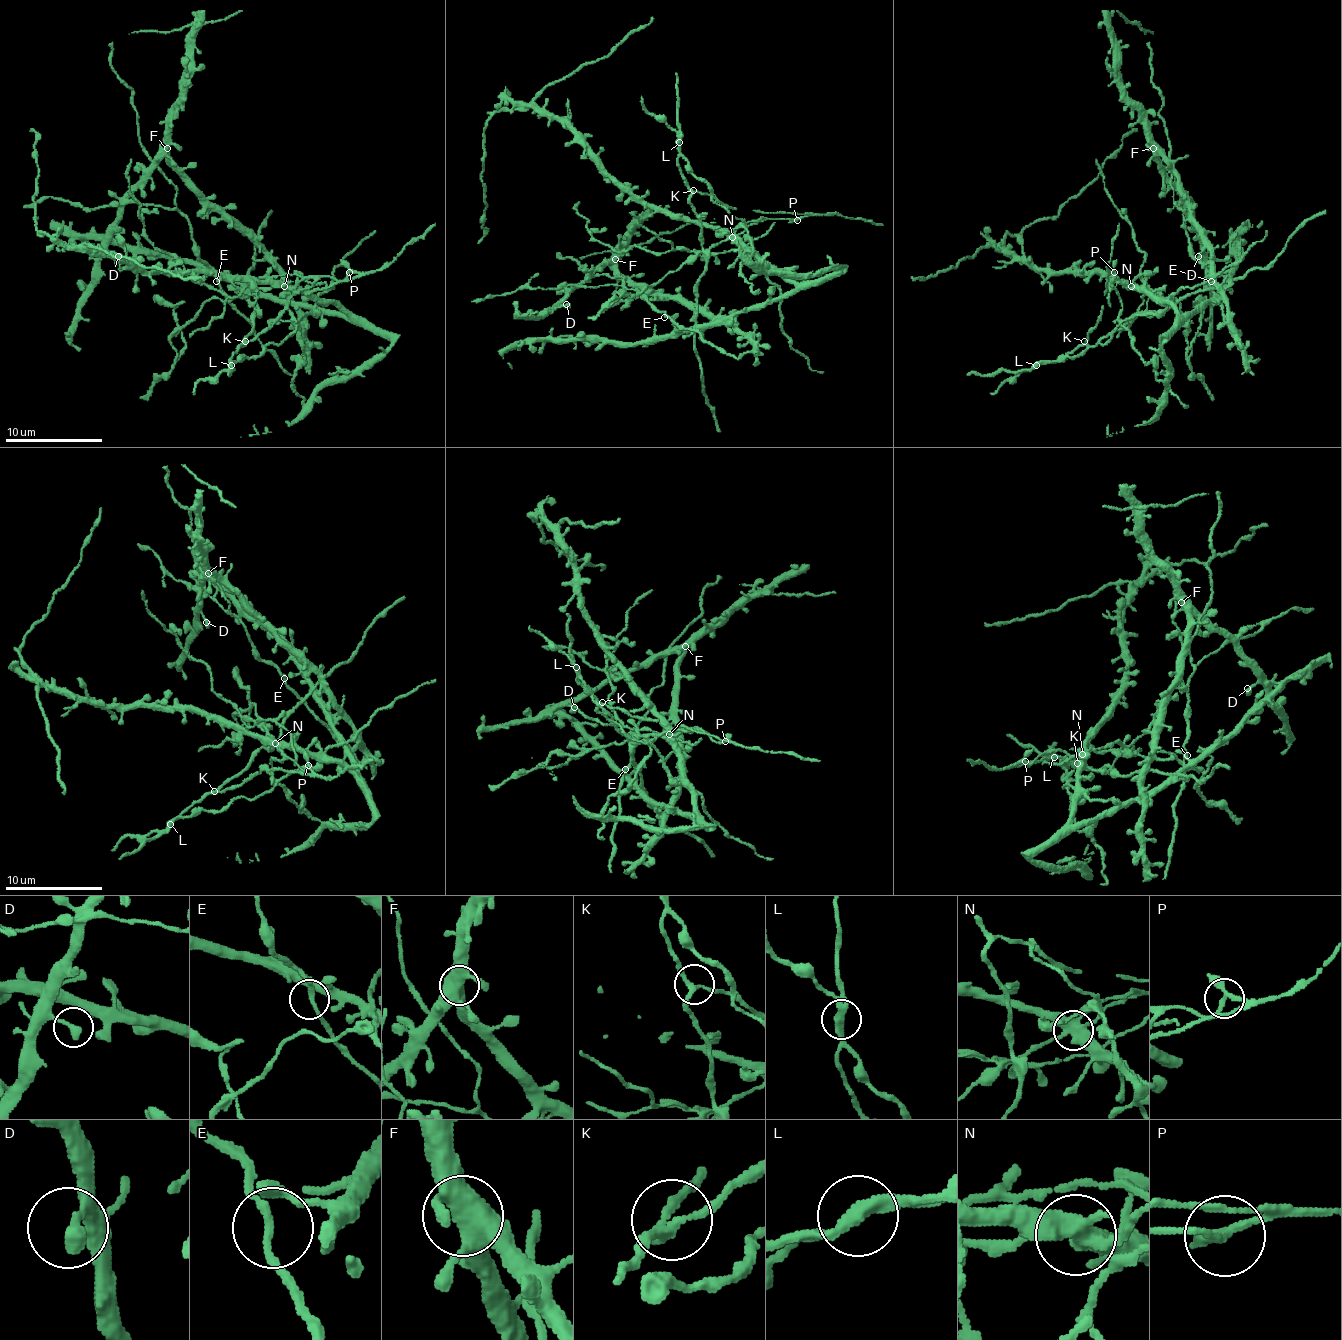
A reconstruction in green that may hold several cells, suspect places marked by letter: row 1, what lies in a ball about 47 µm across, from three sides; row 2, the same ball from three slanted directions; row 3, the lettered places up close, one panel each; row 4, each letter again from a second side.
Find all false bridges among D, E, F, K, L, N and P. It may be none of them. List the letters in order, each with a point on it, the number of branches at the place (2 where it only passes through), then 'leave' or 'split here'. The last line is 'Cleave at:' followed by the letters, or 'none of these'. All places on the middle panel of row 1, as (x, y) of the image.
D: (566, 304) | 1 | leave
E: (664, 317) | 3 | leave
F: (615, 259) | 5 | leave
K: (693, 190) | 3 | leave
L: (679, 142) | 2 | split here
N: (732, 237) | 5 | split here
P: (797, 220) | 3 | split here
Cleave at: L, N, P

